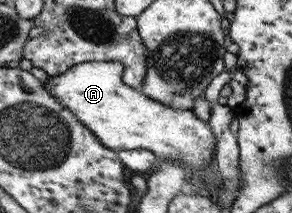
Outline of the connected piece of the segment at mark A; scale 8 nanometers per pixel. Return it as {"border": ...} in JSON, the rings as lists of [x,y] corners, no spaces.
{"border":[[[95,61],[78,63],[68,67],[62,74],[50,76],[43,84],[49,95],[68,109],[98,140],[103,147],[113,151],[149,150],[157,160],[179,162],[193,169],[193,175],[204,175],[203,169],[211,161],[215,151],[215,138],[206,121],[198,118],[191,109],[175,109],[165,103],[149,99],[135,88],[122,82],[122,65],[118,61]]]}

